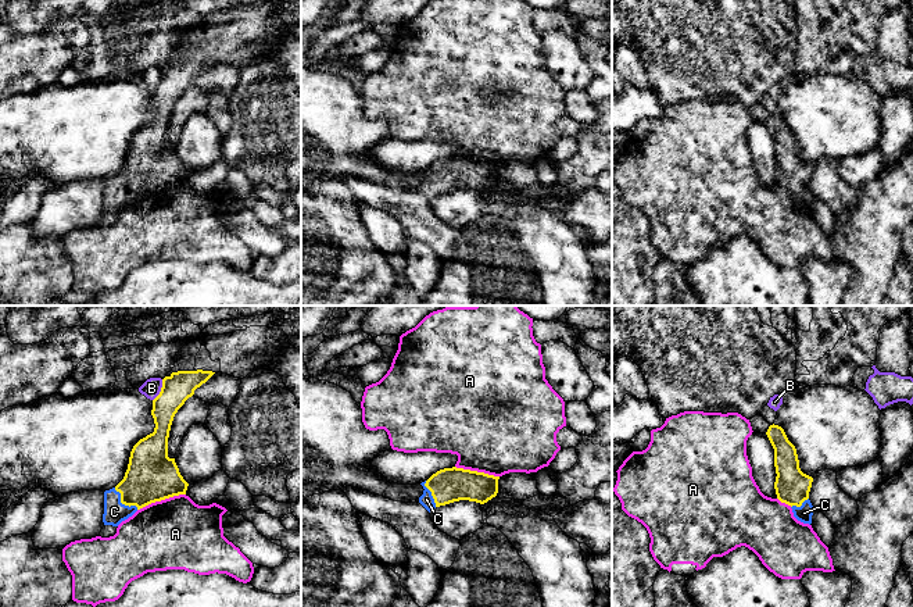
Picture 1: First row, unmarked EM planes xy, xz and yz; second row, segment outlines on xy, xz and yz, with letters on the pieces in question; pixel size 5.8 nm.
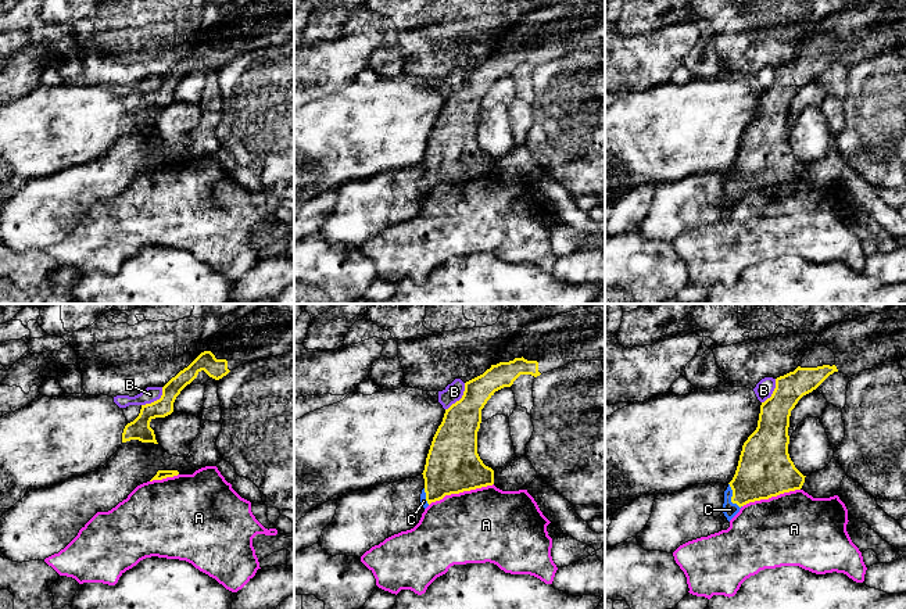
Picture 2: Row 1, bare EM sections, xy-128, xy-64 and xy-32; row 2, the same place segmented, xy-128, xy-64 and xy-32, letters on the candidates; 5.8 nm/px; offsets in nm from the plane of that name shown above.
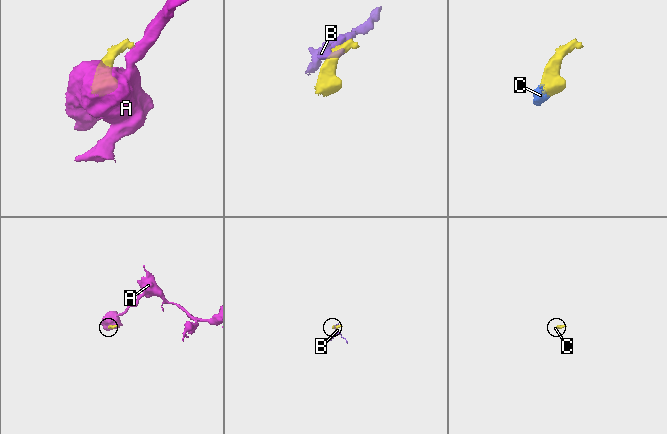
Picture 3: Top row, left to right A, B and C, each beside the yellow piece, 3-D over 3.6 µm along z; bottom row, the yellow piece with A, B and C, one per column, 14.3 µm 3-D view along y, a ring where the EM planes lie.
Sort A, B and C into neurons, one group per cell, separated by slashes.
A / B / C

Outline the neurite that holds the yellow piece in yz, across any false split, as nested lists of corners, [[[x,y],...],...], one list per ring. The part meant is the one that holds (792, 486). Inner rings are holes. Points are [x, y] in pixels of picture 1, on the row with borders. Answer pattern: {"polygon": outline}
{"polygon": [[[770,425],[766,435],[774,449],[777,499],[792,508],[798,521],[810,525],[814,511],[809,500],[813,478],[801,471],[796,449],[781,426]]]}

